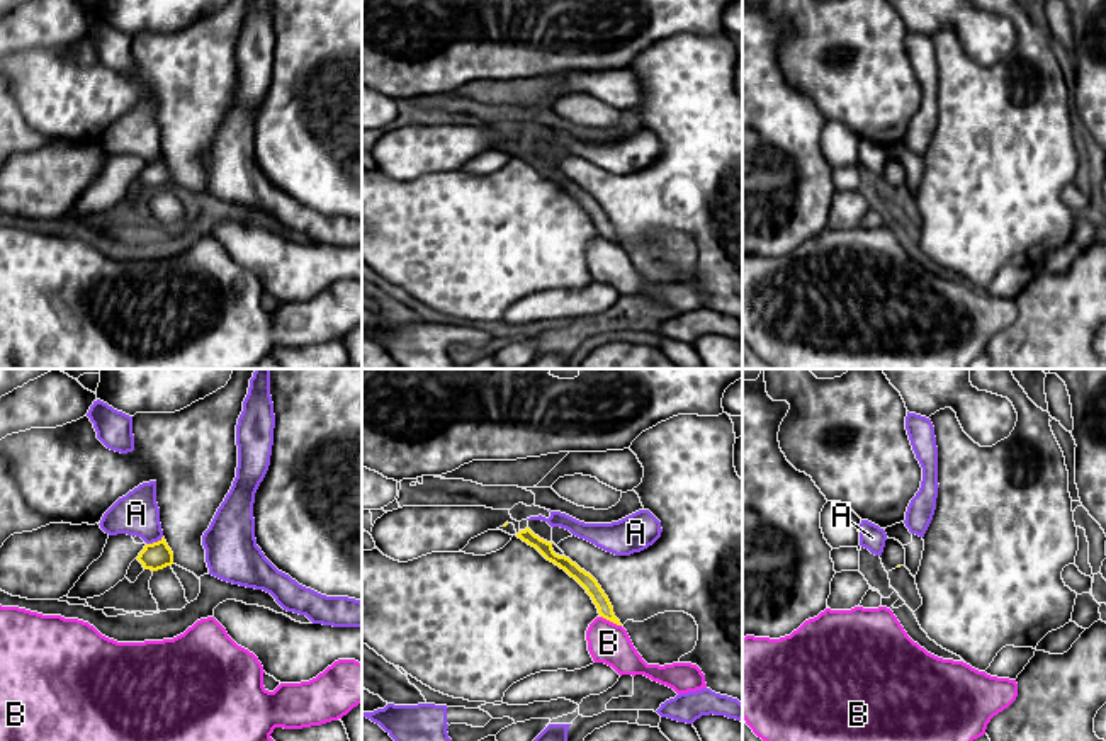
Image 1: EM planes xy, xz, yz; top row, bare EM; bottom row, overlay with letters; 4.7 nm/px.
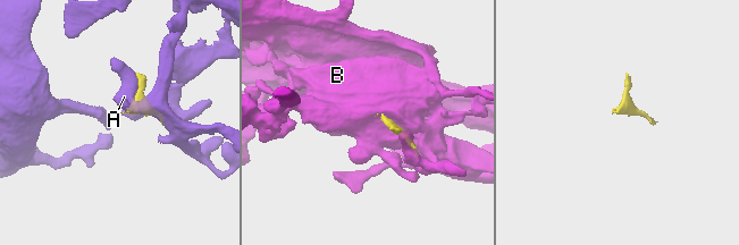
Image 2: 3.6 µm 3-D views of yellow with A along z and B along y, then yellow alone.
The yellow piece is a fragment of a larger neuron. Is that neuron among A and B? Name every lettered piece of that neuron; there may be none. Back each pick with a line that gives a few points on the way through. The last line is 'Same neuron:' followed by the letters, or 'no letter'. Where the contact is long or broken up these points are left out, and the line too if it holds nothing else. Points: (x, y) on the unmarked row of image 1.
Same neuron: no letter

